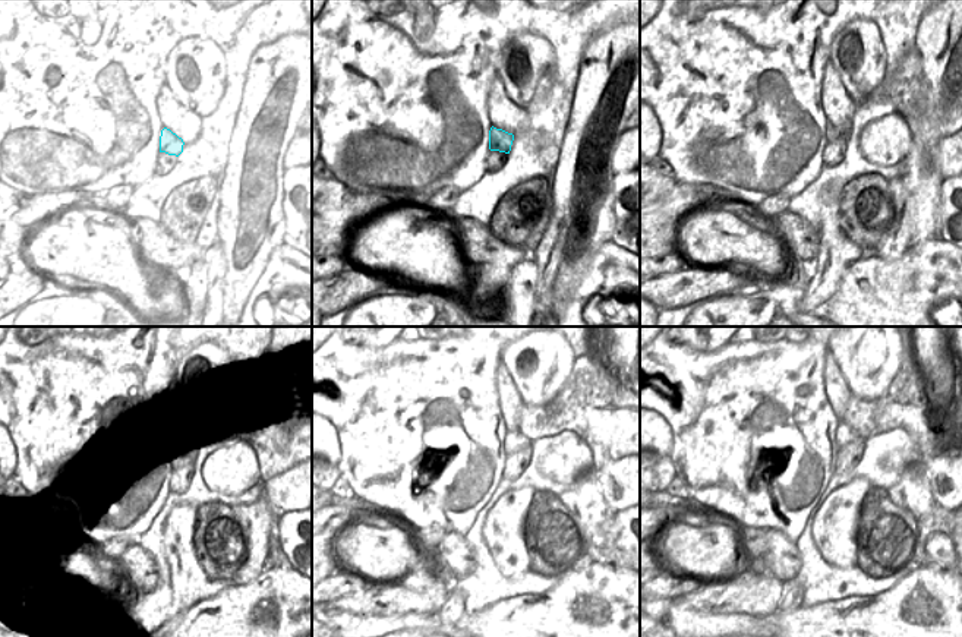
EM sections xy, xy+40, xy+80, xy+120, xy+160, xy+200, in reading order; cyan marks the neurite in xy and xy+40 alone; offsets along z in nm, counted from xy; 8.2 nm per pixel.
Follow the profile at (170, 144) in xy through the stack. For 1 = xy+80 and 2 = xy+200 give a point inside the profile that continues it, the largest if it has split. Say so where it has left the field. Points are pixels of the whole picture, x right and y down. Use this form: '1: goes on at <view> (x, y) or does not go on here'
1: goes on at xy+80 (832, 132)
2: goes on at xy+200 (844, 435)

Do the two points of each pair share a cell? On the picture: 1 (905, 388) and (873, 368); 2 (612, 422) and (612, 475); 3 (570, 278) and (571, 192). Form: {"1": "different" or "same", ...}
{"1": "different", "2": "different", "3": "same"}

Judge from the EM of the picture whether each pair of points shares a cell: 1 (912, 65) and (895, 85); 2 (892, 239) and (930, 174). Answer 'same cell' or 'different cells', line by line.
1: same cell
2: same cell

